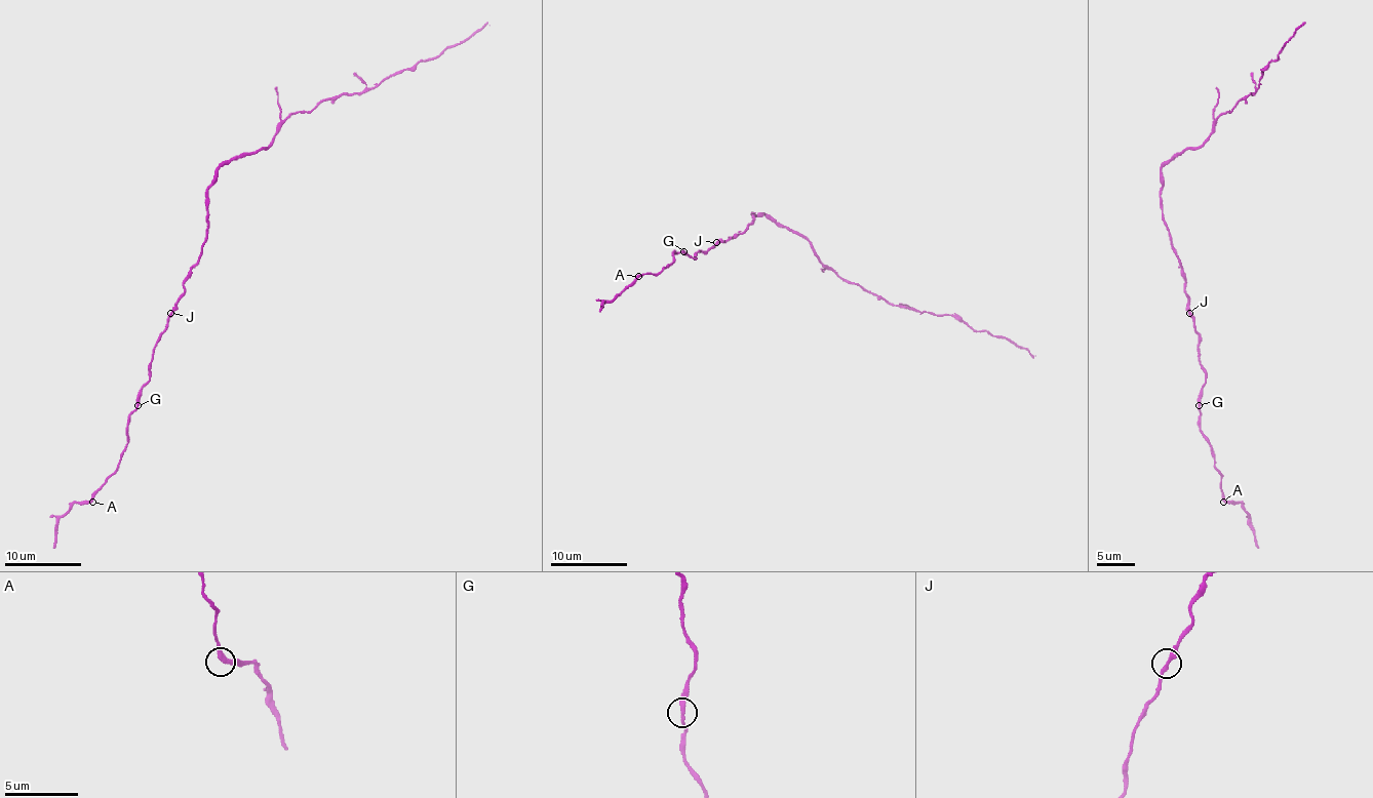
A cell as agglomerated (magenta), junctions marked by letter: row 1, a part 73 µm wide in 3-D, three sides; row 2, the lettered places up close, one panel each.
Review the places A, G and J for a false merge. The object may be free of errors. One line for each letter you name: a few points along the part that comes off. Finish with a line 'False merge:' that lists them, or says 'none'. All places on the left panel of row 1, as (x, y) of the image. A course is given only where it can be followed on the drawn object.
J: (170, 313), (204, 244), (208, 188), (220, 168), (264, 150), (297, 113), (364, 92), (488, 26)
False merge: J

